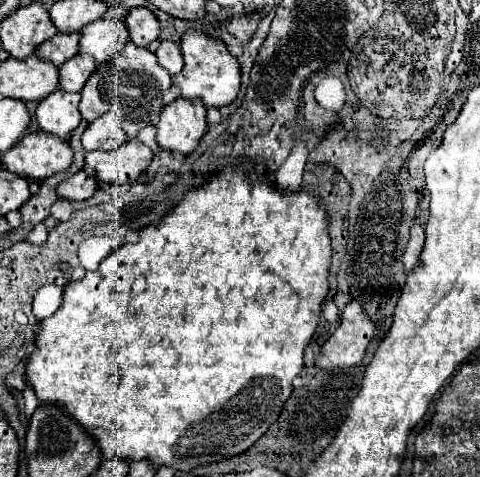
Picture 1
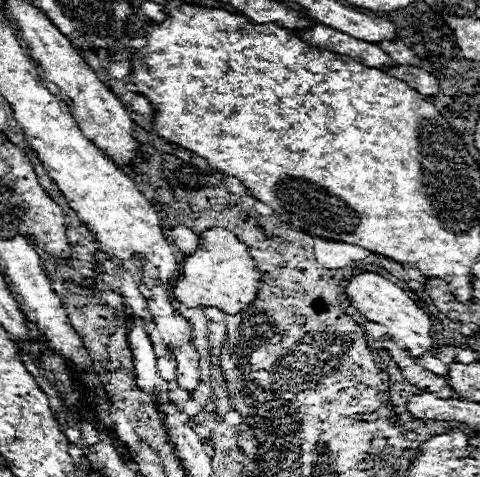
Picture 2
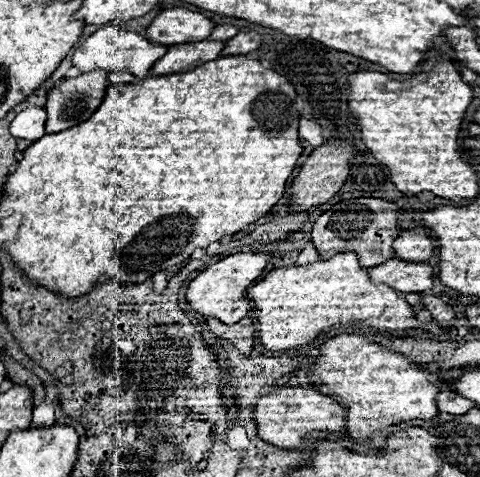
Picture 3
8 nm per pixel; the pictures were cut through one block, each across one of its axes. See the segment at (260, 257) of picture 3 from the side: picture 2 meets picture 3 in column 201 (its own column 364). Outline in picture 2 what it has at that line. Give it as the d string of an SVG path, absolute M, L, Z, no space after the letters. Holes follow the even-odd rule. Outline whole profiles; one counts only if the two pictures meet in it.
M364 272L348 282L346 294L354 304L354 308L358 308L370 322L384 324L388 328L388 336L392 336L394 342L400 344L402 348L410 350L414 358L420 358L426 352L434 354L438 350L432 338L432 318L408 296L406 290L398 288L394 282L382 278L376 272Z

